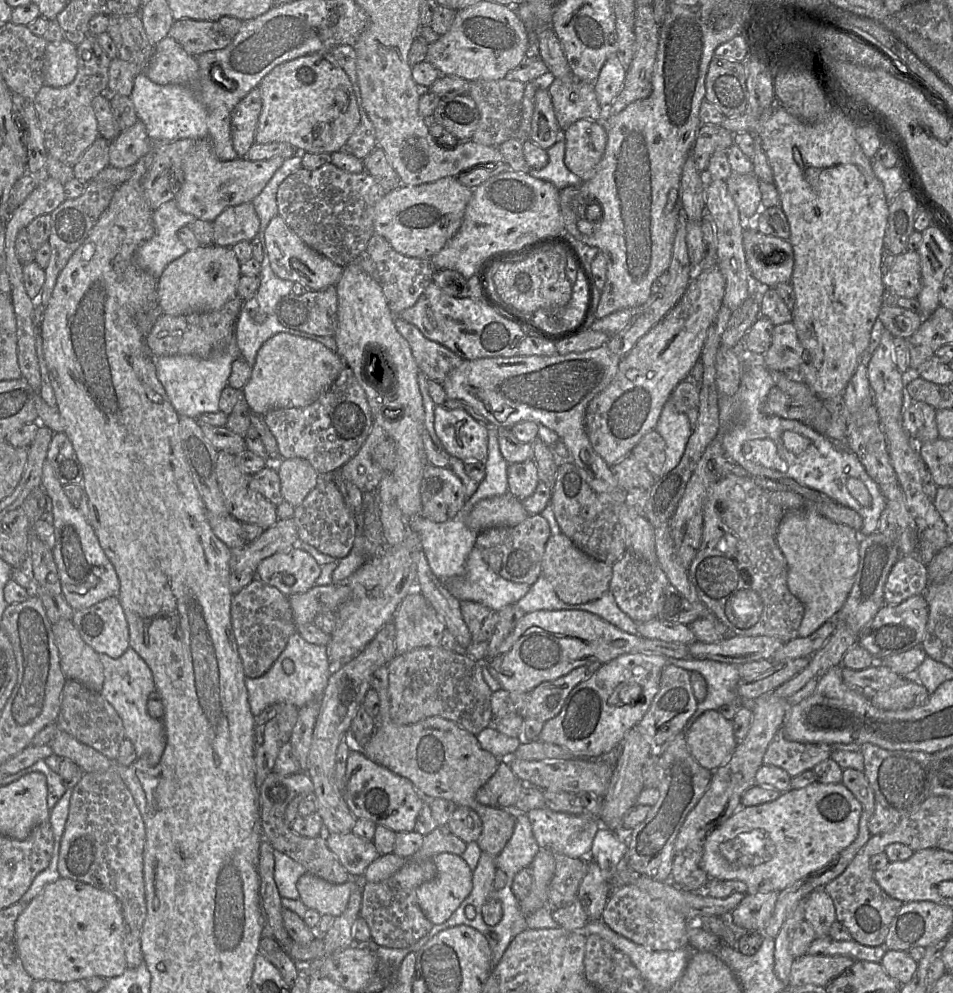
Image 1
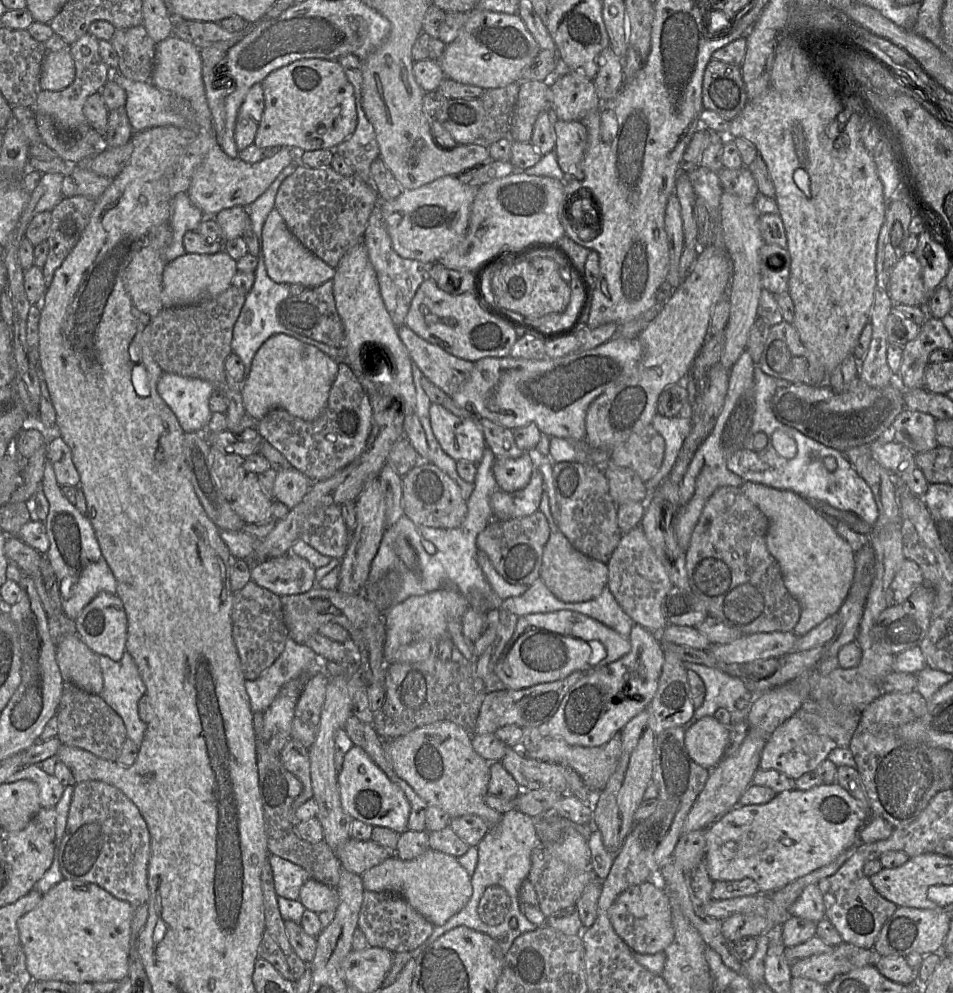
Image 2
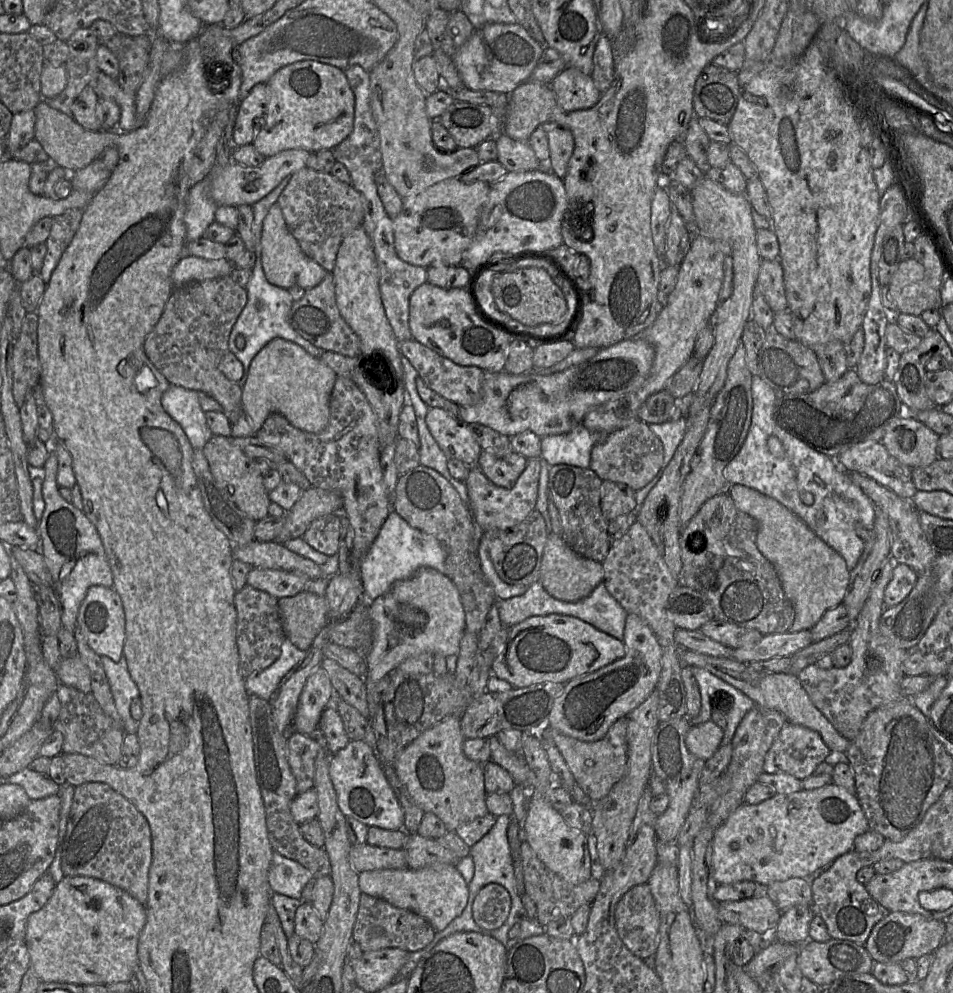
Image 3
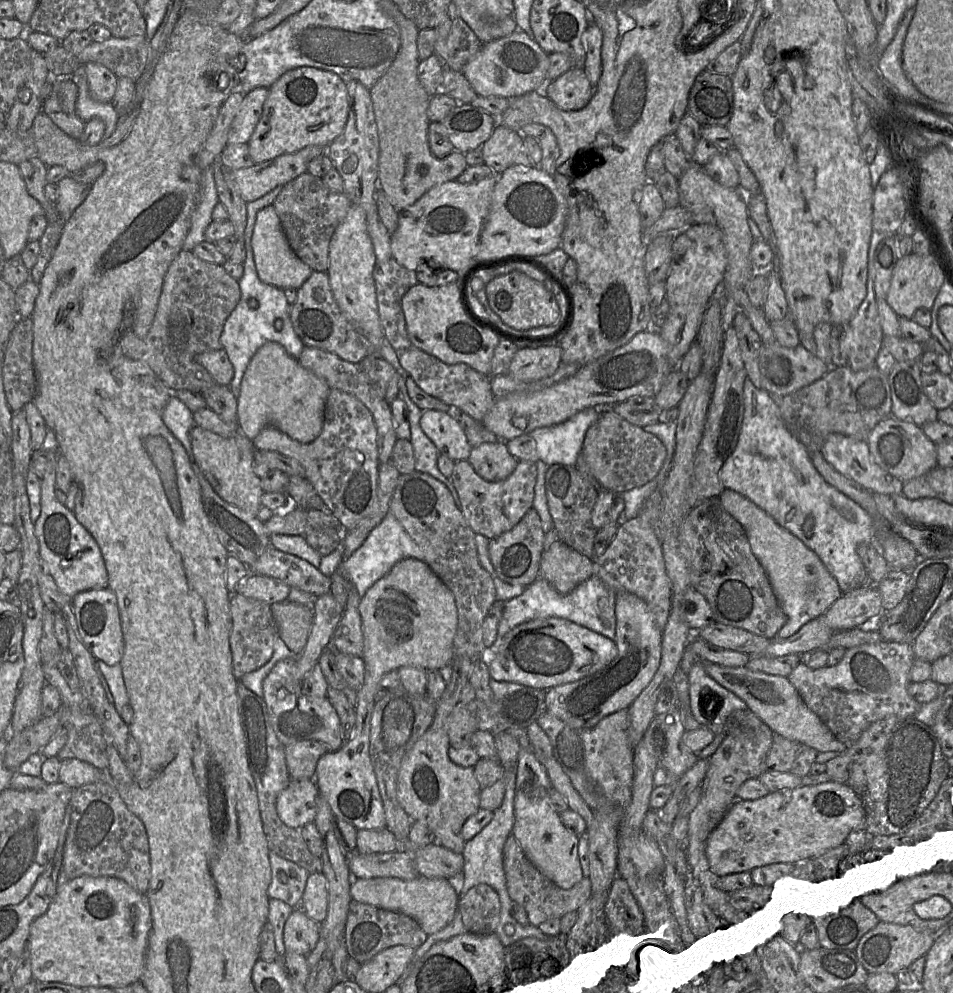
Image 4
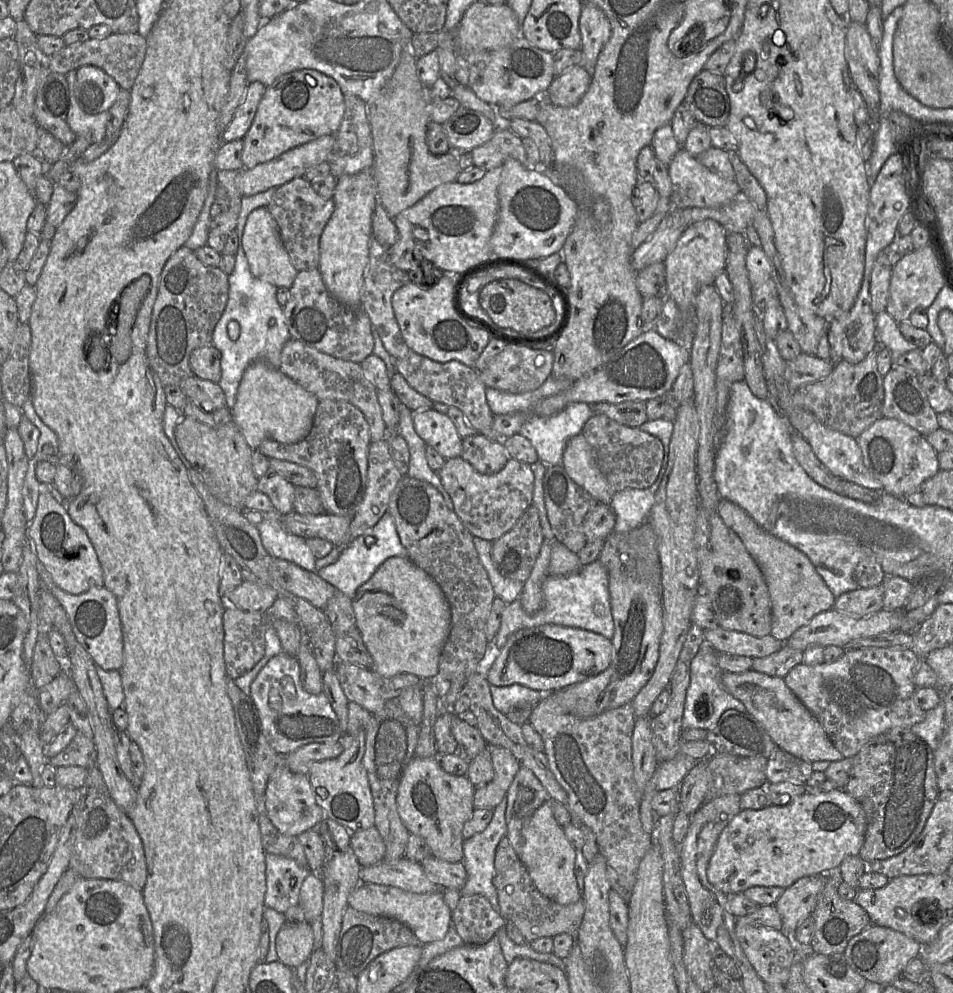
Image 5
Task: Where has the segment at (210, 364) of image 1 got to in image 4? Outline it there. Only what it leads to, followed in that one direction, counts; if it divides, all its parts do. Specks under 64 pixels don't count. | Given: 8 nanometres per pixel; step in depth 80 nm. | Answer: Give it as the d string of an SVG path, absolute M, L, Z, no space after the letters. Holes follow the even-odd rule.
M171 394L167 401L162 418L167 428L184 446L189 461L193 461L192 445L190 431L196 425L193 419L193 412L178 399Z

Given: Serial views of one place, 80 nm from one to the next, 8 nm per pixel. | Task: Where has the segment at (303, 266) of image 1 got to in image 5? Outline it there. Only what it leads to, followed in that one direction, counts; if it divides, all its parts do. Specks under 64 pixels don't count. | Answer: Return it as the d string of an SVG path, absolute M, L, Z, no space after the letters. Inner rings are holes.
M267 207L258 208L249 214L242 236L242 247L250 271L256 278L267 281L277 288L290 289L299 271L292 265L283 245L278 224Z

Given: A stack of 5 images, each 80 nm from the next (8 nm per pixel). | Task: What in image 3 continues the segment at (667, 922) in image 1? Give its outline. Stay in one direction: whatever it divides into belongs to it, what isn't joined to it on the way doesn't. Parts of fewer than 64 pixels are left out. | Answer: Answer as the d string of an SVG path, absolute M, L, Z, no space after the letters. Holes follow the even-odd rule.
M647 883L632 887L621 897L614 919L618 936L635 956L644 960L655 955L660 918Z

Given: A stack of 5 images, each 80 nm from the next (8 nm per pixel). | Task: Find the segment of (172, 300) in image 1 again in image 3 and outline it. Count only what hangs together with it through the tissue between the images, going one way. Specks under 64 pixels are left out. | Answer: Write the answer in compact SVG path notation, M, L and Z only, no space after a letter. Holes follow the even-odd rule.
M187 255L173 267L171 282L173 288L180 288L194 282L230 276L233 267L233 263L227 258L207 260Z

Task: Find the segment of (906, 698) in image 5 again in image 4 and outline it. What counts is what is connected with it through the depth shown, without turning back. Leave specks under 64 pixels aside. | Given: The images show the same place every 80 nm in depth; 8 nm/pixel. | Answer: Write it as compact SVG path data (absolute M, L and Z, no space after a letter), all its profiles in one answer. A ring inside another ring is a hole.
M883 640L846 649L842 660L835 666L812 669L802 661L787 678L806 706L822 720L837 740L849 748L876 721L889 716L914 717L920 704L907 691L909 673L914 660L915 654L911 644Z

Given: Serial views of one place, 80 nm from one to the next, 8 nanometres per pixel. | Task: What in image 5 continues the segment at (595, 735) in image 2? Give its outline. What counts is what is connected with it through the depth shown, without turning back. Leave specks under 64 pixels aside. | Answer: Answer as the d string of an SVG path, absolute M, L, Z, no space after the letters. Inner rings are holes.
M609 575L608 586L614 622L611 664L600 674L551 694L557 705L578 718L594 717L631 702L652 676L659 658L663 632L662 578L657 587Z

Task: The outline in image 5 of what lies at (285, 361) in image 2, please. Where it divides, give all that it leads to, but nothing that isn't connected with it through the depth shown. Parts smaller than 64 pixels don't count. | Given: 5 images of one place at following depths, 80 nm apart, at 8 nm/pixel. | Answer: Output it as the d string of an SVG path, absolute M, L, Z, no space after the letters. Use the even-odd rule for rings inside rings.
M263 360L252 362L240 382L236 403L231 410L233 422L252 450L265 440L284 444L302 441L310 433L320 401L278 368Z

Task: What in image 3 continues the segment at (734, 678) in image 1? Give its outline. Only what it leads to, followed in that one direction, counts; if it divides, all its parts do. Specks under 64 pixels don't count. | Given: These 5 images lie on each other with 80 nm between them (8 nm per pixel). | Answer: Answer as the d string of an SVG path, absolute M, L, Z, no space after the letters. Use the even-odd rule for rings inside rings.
M689 666L697 683L701 694L701 708L696 717L690 720L691 725L697 725L711 720L711 713L714 708L724 706L729 708L727 695L721 689L731 693L736 699L743 701L742 705L747 713L754 707L754 701L743 692L713 675L709 671L698 666Z

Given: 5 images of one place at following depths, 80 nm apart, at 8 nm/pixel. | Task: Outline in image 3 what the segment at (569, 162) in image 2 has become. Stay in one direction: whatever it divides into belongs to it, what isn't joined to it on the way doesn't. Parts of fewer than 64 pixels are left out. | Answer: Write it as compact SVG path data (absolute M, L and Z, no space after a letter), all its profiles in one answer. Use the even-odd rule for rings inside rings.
M554 122L543 123L540 126L547 134L552 173L564 178L574 150L573 134L569 129Z

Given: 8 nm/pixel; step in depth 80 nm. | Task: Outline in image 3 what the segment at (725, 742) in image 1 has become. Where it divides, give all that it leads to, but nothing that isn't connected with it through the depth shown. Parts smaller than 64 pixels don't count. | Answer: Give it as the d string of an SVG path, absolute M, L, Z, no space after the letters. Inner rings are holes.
M713 720L701 724L691 725L685 737L688 751L703 761L713 757L721 745L724 729Z

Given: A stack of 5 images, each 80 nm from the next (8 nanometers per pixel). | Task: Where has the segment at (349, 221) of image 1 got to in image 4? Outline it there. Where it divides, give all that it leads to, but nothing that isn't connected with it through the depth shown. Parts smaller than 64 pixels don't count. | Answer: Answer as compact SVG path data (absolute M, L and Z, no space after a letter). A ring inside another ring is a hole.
M308 172L284 185L273 203L293 252L313 271L319 272L328 270L331 237L346 217L351 205L351 200L344 192L331 191L320 177L315 177Z

